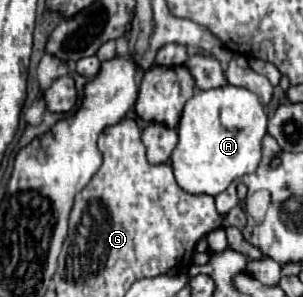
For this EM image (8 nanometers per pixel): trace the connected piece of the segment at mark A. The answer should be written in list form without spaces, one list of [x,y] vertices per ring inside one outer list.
[[[220,86],[196,90],[186,102],[180,124],[178,144],[171,155],[171,165],[178,184],[190,194],[216,196],[234,180],[250,174],[260,164],[262,138],[267,133],[268,116],[264,106],[250,90]]]

